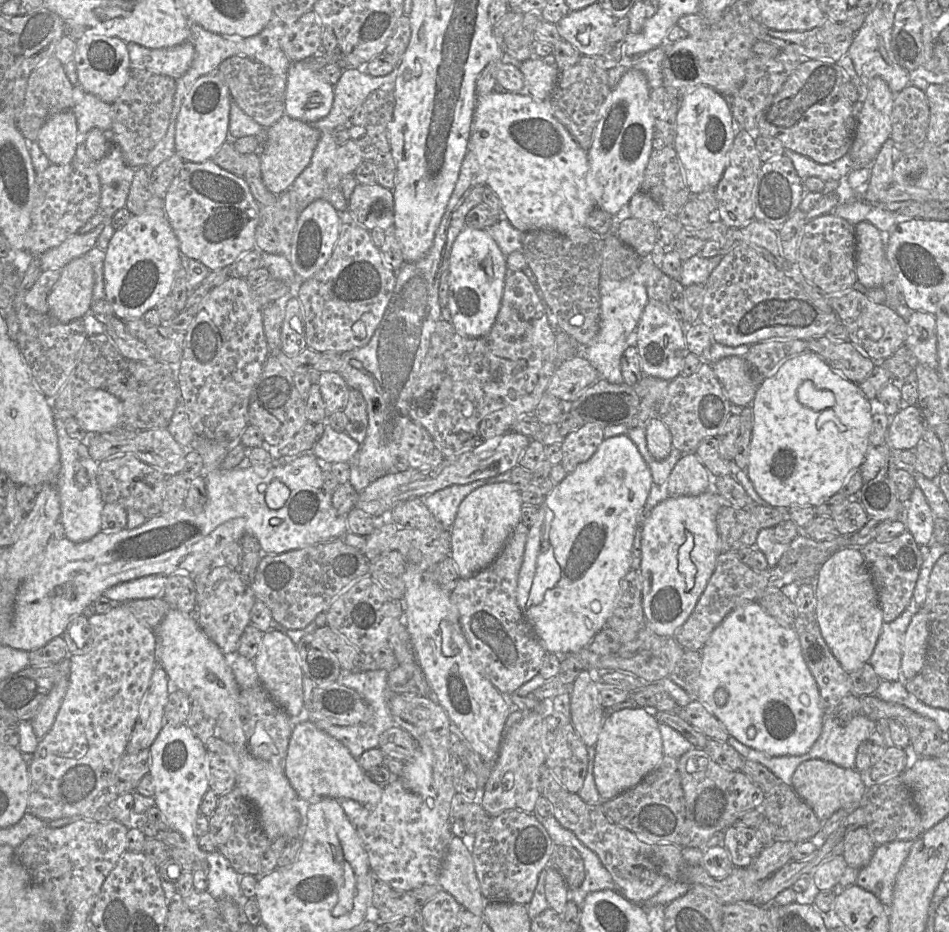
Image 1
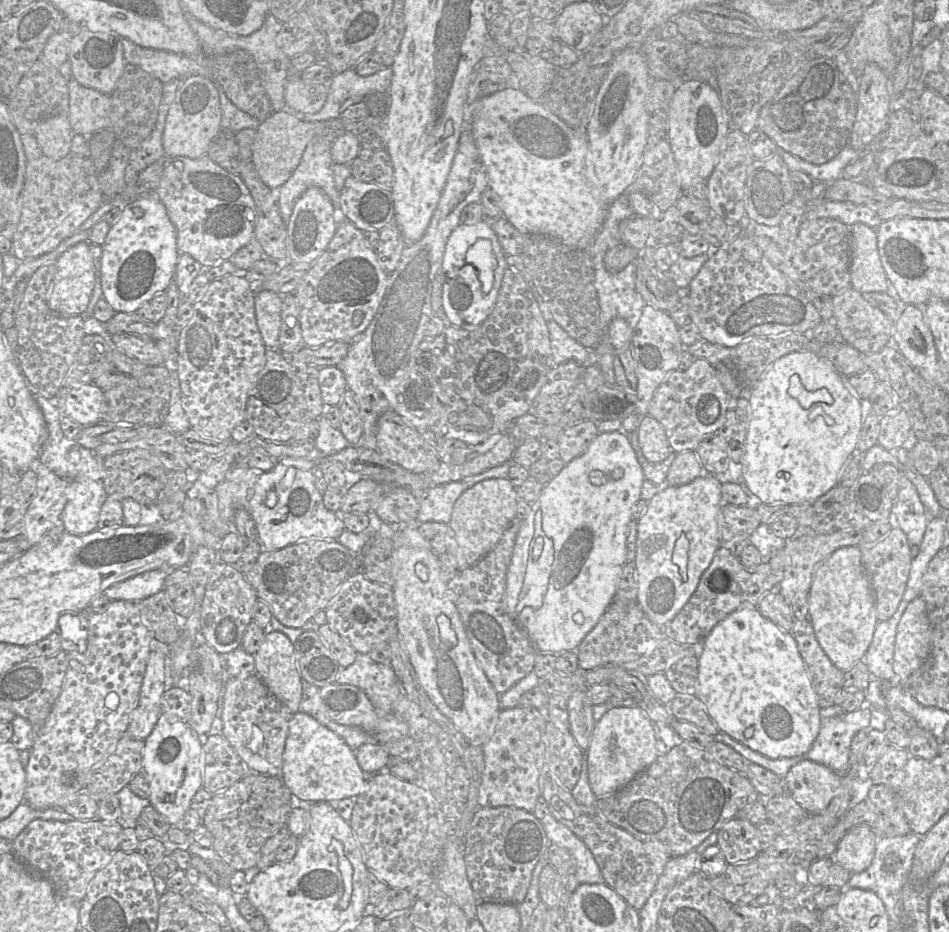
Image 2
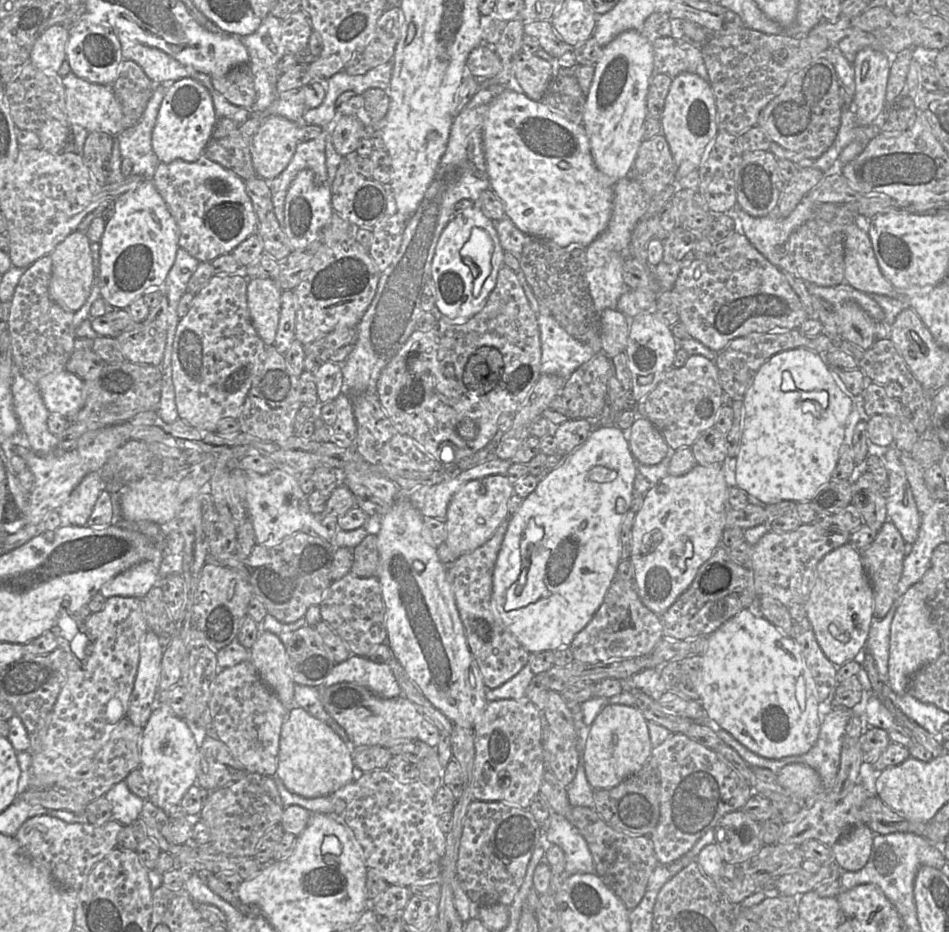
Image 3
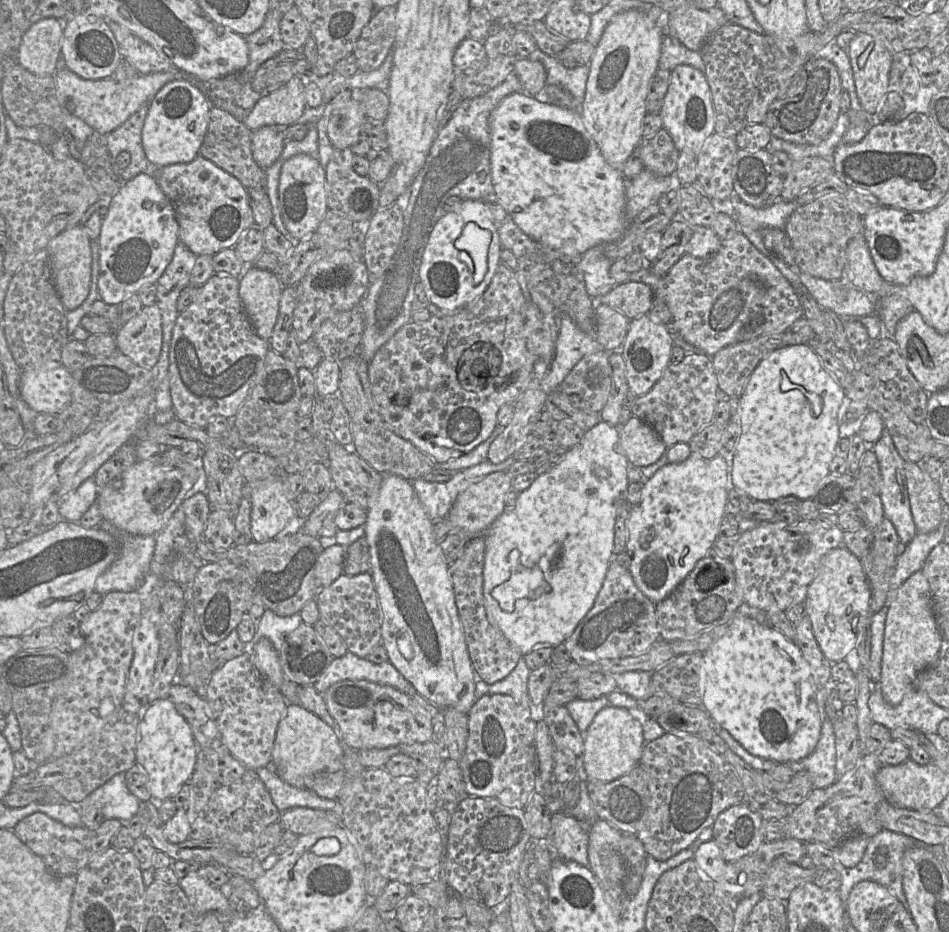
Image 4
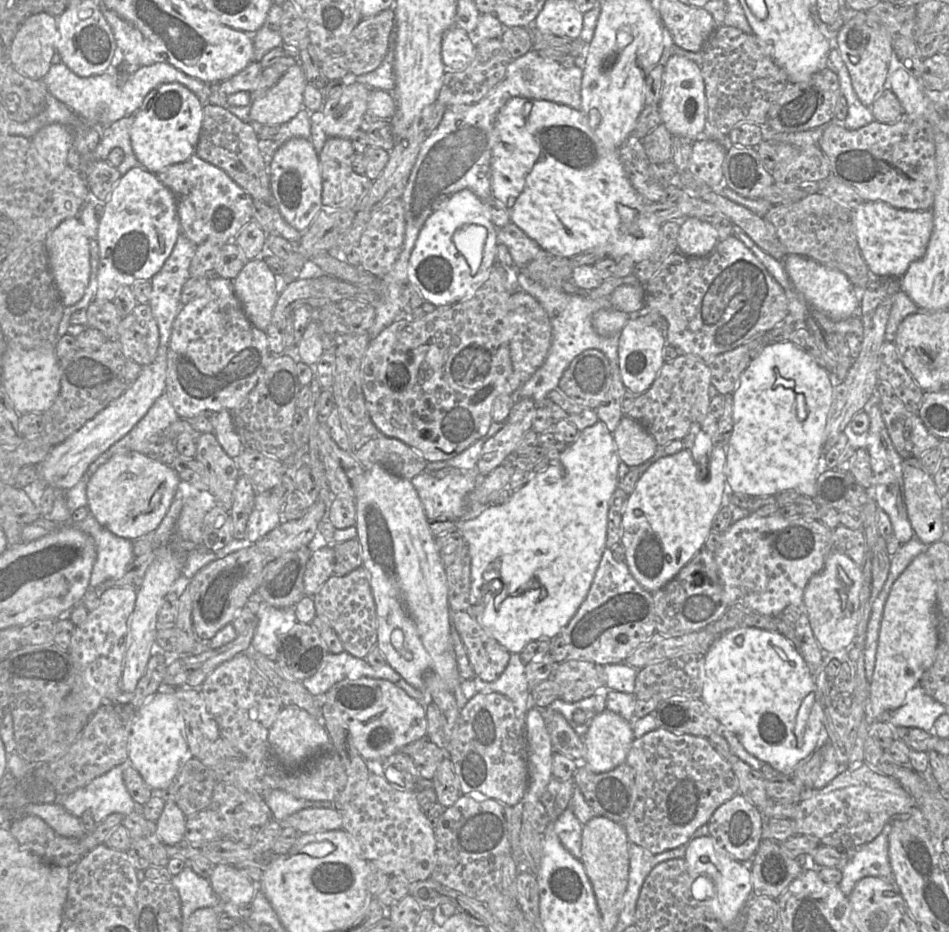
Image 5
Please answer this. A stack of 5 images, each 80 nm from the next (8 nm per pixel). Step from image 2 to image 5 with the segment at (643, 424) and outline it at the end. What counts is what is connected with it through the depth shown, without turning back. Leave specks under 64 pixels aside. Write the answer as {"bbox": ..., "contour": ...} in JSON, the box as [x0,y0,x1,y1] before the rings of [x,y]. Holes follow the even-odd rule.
{"bbox":[613,416,658,467],"contour":[[[624,416],[613,438],[620,461],[629,467],[637,467],[653,457],[658,444],[653,436],[635,419]]]}

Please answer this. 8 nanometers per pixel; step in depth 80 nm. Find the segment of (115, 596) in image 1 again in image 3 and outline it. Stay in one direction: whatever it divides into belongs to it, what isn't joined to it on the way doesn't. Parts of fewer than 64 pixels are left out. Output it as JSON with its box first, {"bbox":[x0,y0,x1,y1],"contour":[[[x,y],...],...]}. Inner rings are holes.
{"bbox":[100,550,161,598],"contour":[[[161,550],[156,551],[151,559],[136,564],[106,582],[100,593],[105,598],[112,596],[143,598],[160,581],[161,560]]]}

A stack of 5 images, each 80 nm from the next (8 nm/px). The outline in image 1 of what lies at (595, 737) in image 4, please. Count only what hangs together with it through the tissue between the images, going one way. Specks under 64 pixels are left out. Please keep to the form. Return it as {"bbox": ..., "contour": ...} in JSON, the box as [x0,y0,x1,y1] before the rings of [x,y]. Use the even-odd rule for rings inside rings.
{"bbox":[593,707,664,800],"contour":[[[642,707],[626,708],[609,714],[595,744],[593,774],[602,800],[610,800],[633,788],[654,770],[664,757],[656,712]]]}

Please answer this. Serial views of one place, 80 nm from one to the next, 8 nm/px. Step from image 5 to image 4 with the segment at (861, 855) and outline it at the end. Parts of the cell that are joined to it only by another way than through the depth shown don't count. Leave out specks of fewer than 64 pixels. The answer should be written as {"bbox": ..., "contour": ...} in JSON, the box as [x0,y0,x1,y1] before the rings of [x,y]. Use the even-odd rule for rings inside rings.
{"bbox":[838,829,923,906],"contour":[[[882,829],[871,837],[861,861],[853,868],[843,867],[841,871],[841,885],[838,891],[843,903],[845,904],[850,891],[857,883],[864,880],[871,880],[884,886],[894,897],[906,906],[906,897],[903,890],[902,857],[907,849],[915,845],[923,844],[908,836],[886,829]]]}

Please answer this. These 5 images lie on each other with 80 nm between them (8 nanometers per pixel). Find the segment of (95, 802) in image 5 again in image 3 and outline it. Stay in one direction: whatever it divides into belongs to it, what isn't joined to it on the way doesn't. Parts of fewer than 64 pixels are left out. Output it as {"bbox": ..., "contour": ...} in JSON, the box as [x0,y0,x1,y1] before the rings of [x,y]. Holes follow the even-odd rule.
{"bbox":[105,780,145,826],"contour":[[[125,780],[114,785],[105,795],[112,805],[112,820],[123,826],[139,818],[145,800],[132,793]]]}

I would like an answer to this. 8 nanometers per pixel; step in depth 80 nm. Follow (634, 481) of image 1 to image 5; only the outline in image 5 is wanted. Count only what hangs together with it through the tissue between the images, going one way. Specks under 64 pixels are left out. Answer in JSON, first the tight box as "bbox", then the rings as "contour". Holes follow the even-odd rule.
{"bbox":[456,420,620,654],"contour":[[[599,420],[593,426],[580,432],[577,440],[569,446],[566,454],[558,462],[552,462],[547,470],[536,473],[526,485],[513,492],[509,501],[504,504],[490,505],[475,517],[464,517],[457,521],[456,530],[464,538],[464,543],[468,546],[471,557],[469,600],[470,604],[472,603],[477,607],[476,619],[480,626],[510,653],[520,654],[522,649],[531,641],[551,640],[557,637],[585,599],[606,548],[609,501],[613,492],[619,486],[618,470],[620,463],[613,432],[610,432],[606,424]]]}

